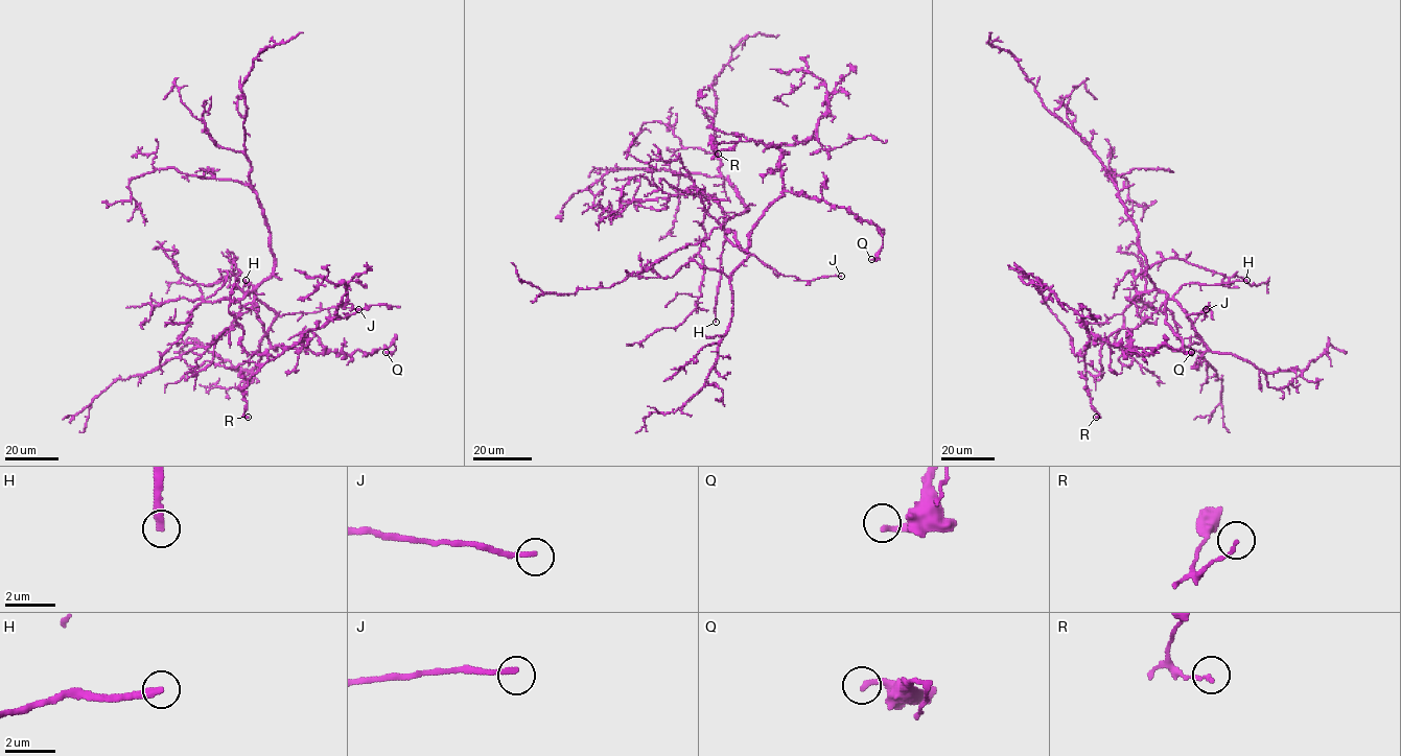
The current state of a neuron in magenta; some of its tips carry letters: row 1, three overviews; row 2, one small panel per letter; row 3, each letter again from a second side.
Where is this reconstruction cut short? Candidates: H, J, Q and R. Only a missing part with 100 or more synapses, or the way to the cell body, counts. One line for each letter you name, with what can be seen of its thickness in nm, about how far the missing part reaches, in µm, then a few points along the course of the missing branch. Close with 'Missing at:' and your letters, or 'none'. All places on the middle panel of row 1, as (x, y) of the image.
H: calibre 280 nm; missing 80 µm
Missing at: H

